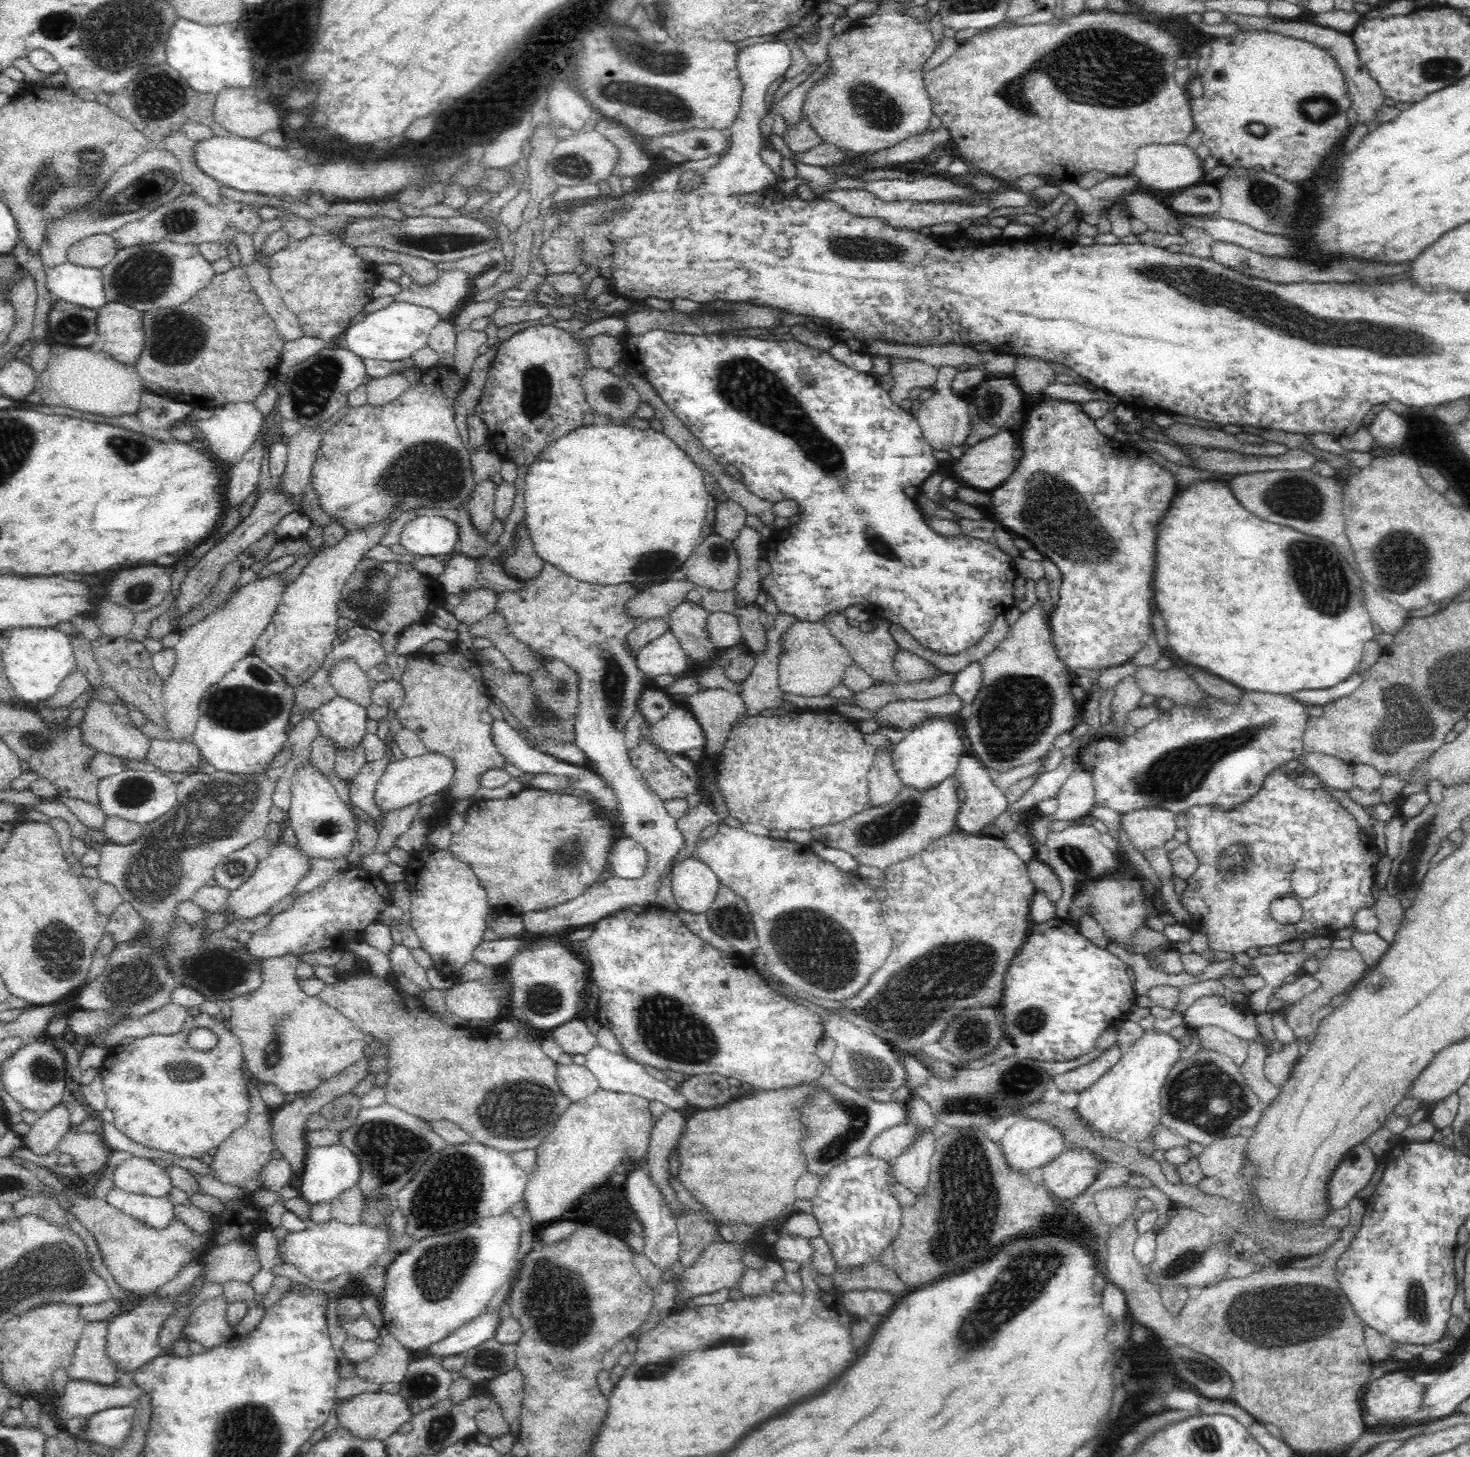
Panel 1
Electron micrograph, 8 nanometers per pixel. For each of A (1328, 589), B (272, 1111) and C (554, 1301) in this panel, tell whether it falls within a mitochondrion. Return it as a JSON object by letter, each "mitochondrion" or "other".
{"A":"mitochondrion","B":"other","C":"mitochondrion"}

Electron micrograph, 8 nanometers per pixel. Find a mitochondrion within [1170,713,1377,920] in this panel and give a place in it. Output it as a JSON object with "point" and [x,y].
{"point":[1235,863]}

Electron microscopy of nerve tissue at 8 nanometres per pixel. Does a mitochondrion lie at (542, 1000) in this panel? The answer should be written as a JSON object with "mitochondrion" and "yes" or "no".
{"mitochondrion":"yes"}

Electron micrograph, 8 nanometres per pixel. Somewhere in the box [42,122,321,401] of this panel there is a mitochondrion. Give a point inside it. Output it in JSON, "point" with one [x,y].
{"point":[143,277]}

